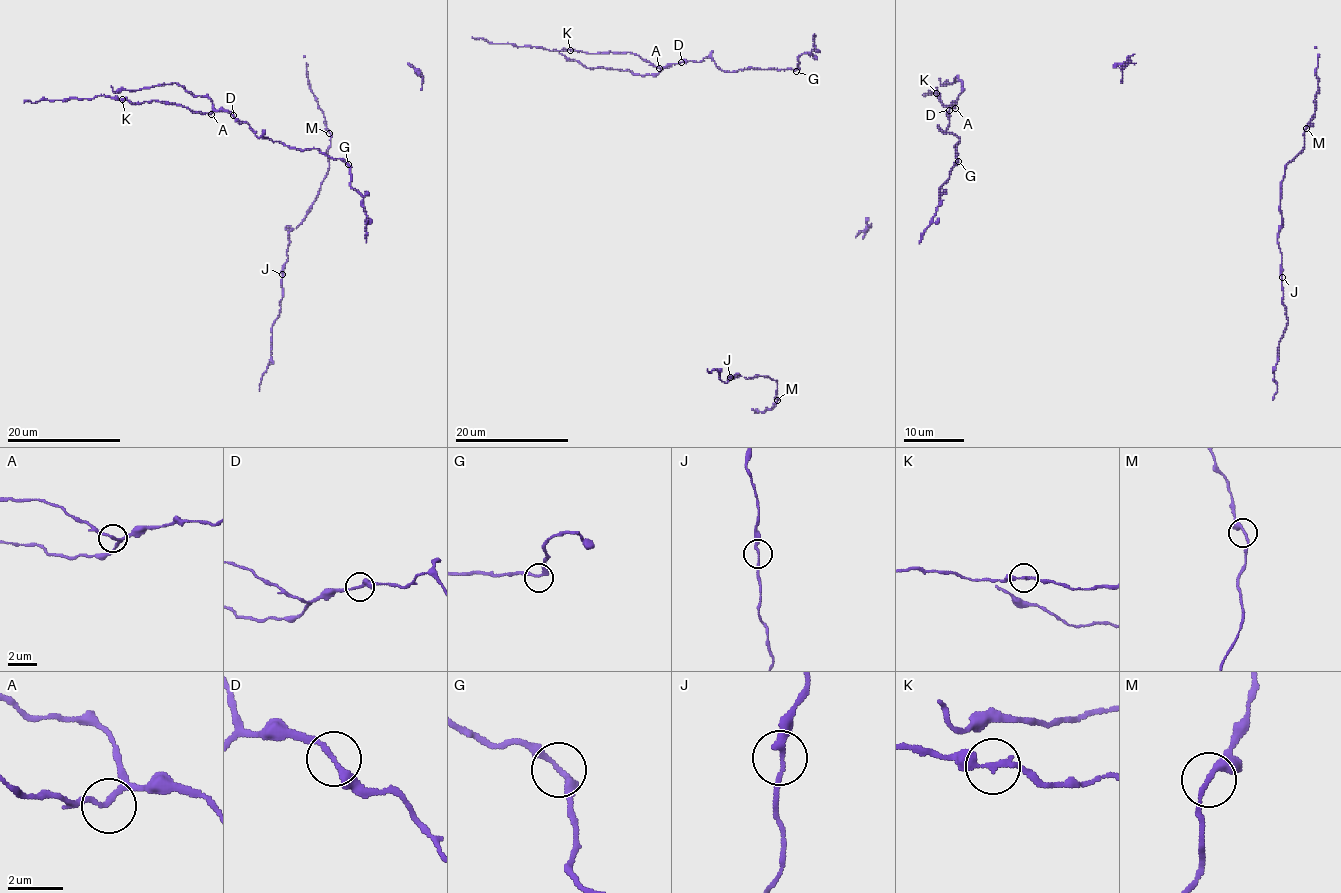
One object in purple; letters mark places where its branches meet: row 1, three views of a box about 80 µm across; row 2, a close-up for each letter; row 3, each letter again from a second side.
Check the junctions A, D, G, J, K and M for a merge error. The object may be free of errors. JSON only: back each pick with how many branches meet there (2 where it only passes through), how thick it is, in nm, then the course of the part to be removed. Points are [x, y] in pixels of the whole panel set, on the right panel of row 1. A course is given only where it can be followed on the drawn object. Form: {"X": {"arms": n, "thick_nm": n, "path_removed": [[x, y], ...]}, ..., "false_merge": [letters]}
{"false_merge": []}

